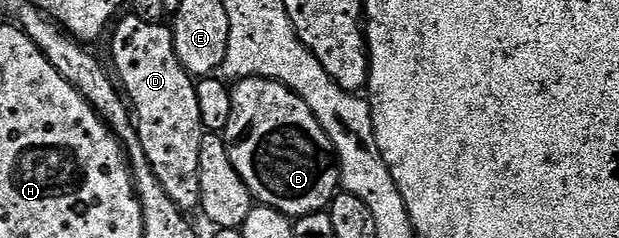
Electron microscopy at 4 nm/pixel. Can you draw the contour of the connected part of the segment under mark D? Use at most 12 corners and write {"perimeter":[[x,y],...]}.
{"perimeter":[[124,16],[115,76],[154,175],[200,204],[206,132],[167,24]]}

